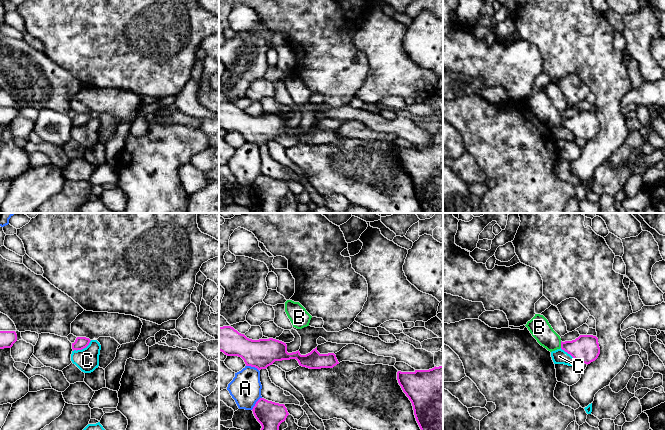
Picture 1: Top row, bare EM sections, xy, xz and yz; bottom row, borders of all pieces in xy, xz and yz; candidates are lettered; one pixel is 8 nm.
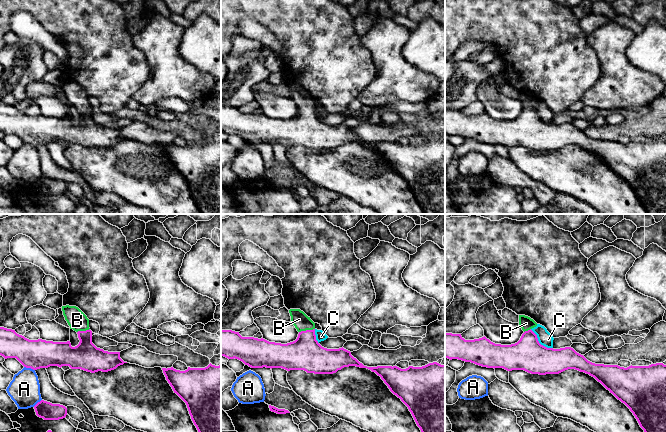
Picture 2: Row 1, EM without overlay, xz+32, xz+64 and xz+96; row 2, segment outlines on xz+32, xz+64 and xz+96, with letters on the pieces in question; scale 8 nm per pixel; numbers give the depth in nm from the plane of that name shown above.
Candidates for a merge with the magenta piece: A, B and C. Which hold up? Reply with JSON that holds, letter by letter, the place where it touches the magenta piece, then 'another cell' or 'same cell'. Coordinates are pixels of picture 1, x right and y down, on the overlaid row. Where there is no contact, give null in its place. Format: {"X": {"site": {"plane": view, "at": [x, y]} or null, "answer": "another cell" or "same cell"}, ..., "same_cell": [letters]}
{"A": {"site": {"plane": "xz", "at": [256, 403]}, "answer": "another cell"}, "B": {"site": {"plane": "yz", "at": [561, 344]}, "answer": "same cell"}, "C": {"site": {"plane": "xy", "at": [82, 348]}, "answer": "another cell"}, "same_cell": ["B"]}

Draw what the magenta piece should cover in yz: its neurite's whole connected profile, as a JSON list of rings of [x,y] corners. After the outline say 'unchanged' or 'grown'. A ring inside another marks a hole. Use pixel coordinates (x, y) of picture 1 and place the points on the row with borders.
[[[535,314],[525,326],[537,342],[550,352],[561,348],[570,354],[574,360],[587,365],[595,361],[600,354],[596,336],[580,335],[575,340],[562,342],[560,336],[553,330],[543,315]]]; grown

